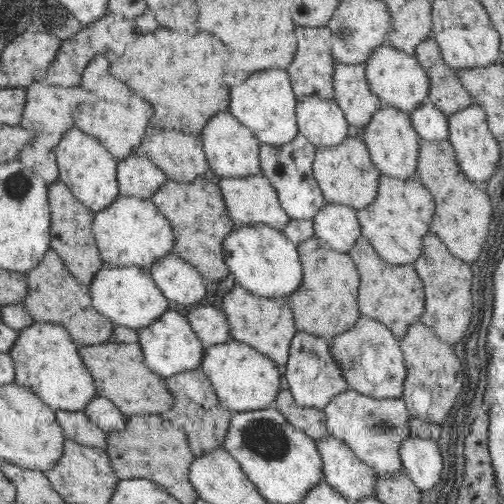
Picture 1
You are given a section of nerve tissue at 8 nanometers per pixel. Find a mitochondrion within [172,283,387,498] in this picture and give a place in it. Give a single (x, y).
(264, 437)

